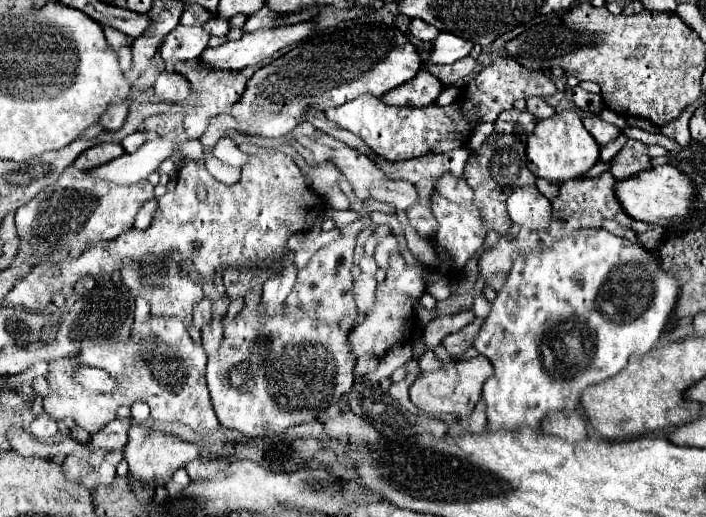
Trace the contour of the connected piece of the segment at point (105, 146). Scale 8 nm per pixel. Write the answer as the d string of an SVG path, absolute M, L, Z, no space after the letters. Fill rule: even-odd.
M99 143L99 145L93 145L89 149L85 149L75 161L73 165L81 171L85 169L91 169L91 167L99 167L103 163L109 163L111 159L123 155L123 147L119 143Z

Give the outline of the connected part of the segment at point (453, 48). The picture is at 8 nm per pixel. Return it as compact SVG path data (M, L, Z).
M439 33L433 41L433 53L427 61L423 61L421 69L425 69L427 65L433 65L433 63L455 63L457 59L463 59L469 55L473 43L467 41L467 39L461 39L453 33Z

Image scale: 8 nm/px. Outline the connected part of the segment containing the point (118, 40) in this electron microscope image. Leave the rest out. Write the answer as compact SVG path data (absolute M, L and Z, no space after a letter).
M103 27L103 31L105 31L105 39L107 39L107 43L111 45L113 51L121 51L127 45L127 39L121 31L117 31L113 27Z

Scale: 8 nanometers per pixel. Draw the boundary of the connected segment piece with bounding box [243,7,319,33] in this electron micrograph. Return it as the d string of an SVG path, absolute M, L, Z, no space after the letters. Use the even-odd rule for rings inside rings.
M269 7L259 9L255 15L251 15L245 25L243 31L245 33L253 33L257 29L271 29L271 27L281 27L281 25L295 25L295 23L303 23L309 21L319 9L311 9L311 11L301 11L299 15L275 15L273 11L269 11Z

